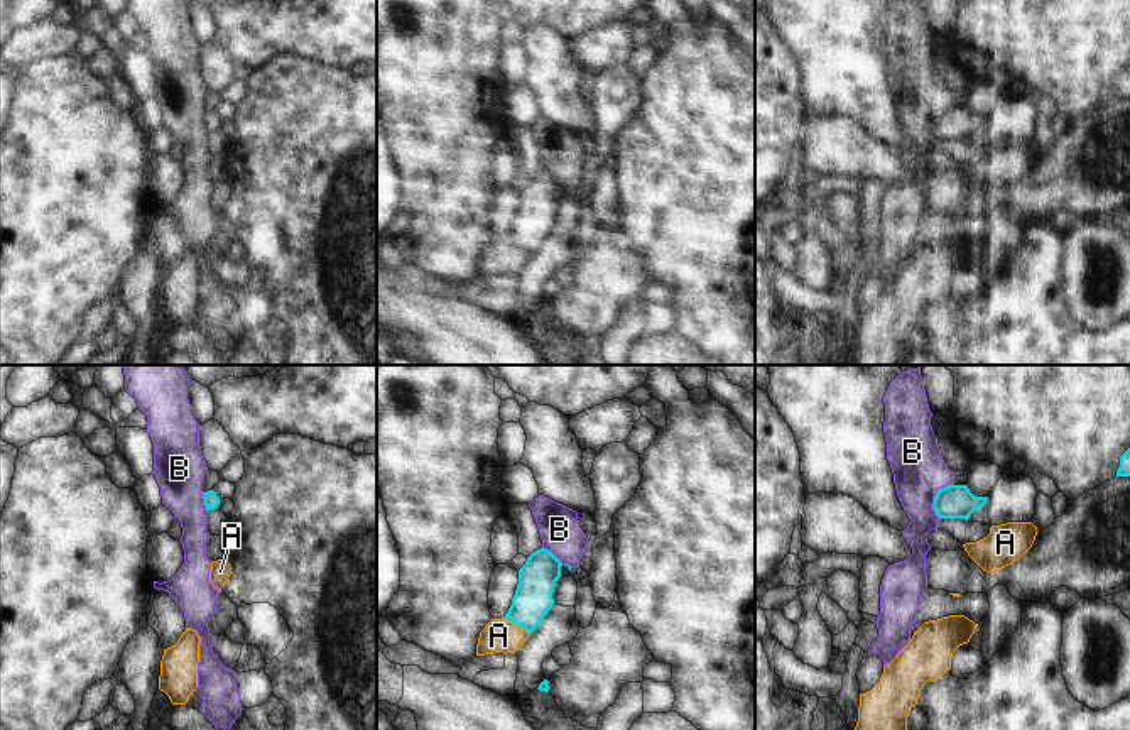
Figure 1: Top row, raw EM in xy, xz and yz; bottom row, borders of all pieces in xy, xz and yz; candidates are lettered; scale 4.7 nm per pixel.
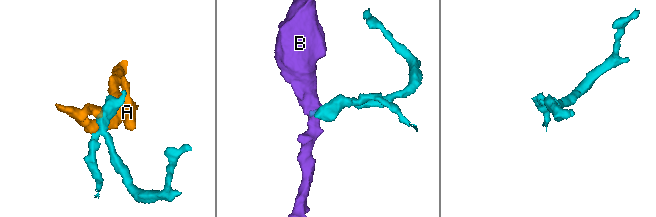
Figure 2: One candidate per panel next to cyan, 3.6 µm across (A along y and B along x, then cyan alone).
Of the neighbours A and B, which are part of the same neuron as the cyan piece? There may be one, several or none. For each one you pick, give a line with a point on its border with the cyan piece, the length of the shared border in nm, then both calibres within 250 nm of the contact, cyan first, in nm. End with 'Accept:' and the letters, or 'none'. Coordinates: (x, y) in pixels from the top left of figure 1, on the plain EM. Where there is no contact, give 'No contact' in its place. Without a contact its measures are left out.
Accept: none

